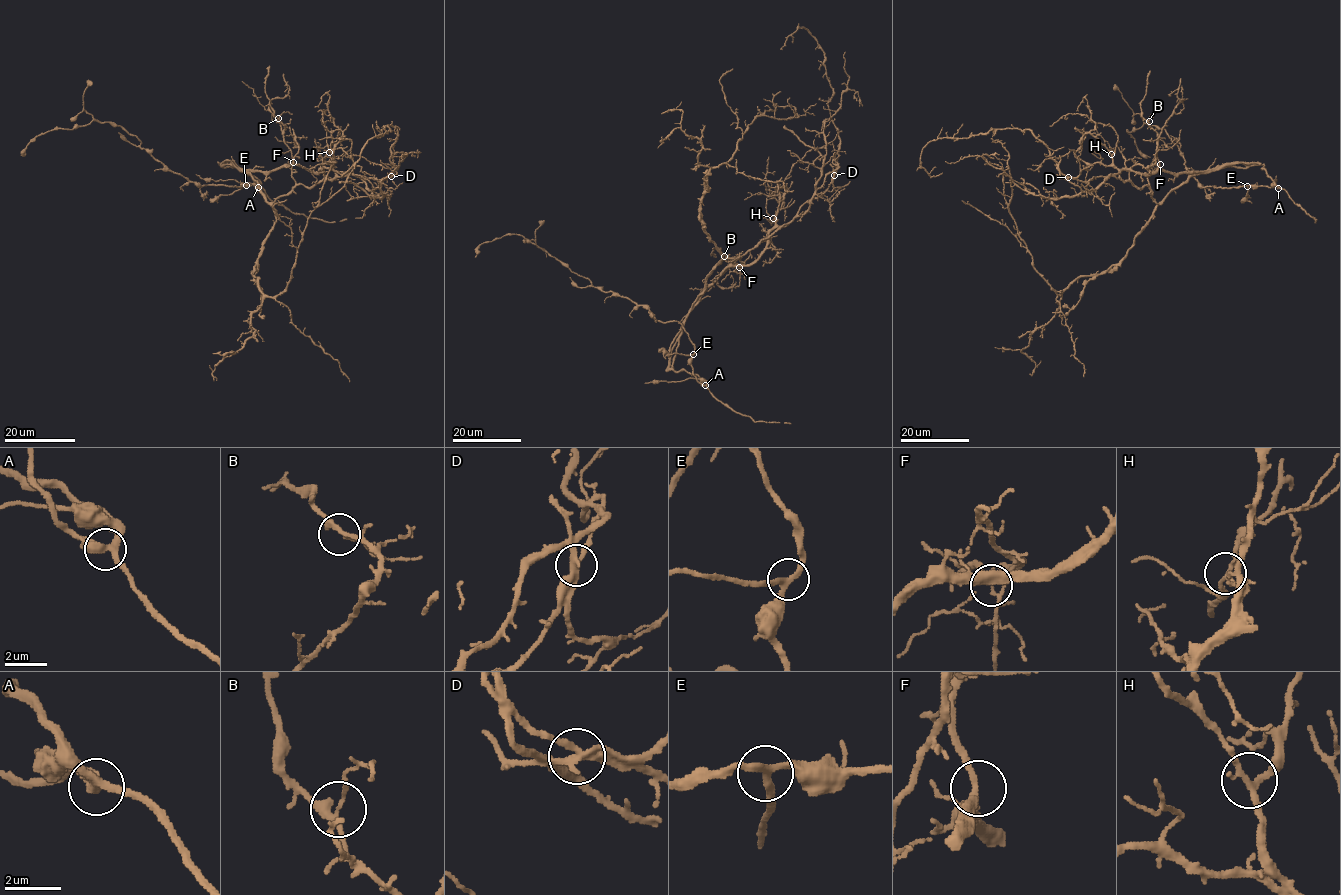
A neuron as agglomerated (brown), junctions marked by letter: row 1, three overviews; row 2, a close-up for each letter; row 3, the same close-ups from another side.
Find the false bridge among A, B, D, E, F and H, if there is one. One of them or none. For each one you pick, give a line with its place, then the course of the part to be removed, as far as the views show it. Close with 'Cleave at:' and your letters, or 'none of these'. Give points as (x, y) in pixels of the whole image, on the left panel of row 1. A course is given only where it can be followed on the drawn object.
D: Place: (391, 176). Course of the part to remove: (392, 176), (369, 189), (359, 177), (327, 168), (284, 164), (258, 172), (221, 163)
Cleave at: D

